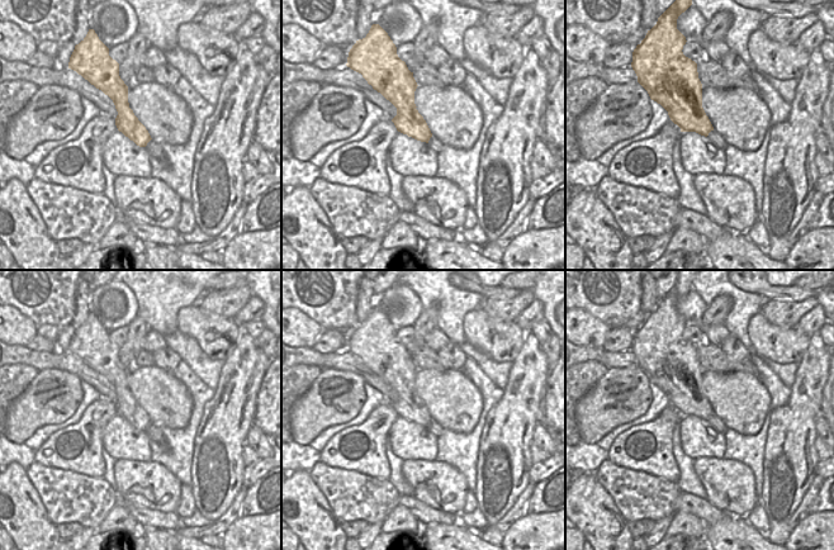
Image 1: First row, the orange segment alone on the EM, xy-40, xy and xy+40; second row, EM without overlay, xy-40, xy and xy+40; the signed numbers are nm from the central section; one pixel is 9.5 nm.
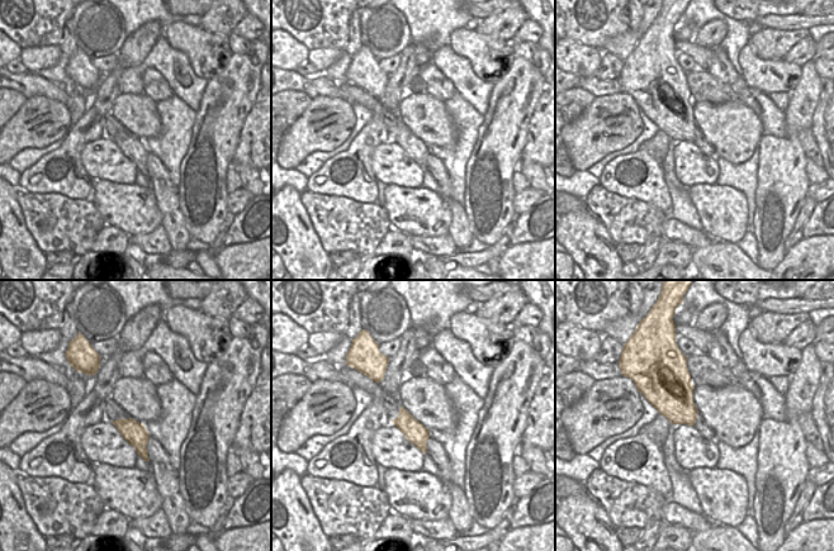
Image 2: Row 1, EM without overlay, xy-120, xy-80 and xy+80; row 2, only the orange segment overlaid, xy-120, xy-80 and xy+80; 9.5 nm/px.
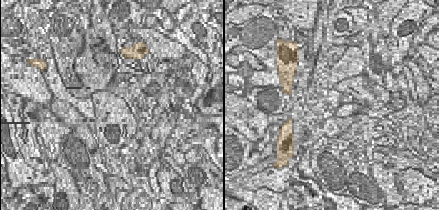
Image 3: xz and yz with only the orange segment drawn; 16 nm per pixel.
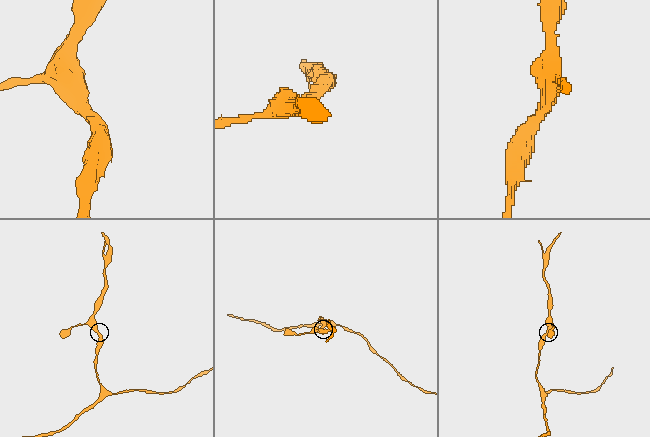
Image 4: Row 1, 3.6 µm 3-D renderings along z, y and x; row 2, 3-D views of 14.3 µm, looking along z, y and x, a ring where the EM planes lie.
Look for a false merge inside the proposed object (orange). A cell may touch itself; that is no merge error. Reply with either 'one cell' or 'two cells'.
one cell

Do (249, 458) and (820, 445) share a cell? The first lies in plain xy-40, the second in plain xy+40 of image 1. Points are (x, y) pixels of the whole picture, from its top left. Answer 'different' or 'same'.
same

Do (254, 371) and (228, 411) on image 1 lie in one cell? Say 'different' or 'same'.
same

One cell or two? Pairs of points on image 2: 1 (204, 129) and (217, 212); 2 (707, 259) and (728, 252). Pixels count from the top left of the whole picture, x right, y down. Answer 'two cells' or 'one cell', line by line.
1: one cell
2: one cell

